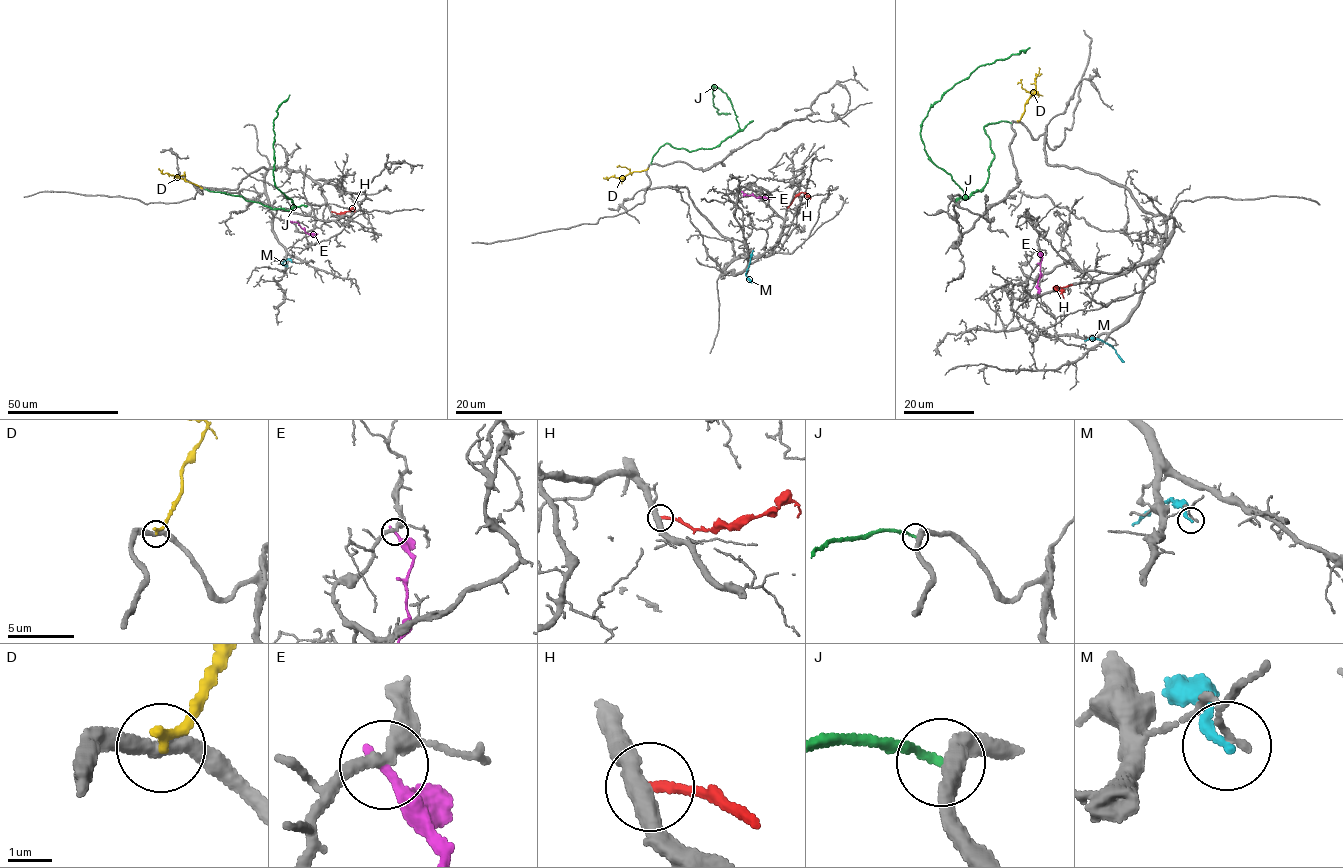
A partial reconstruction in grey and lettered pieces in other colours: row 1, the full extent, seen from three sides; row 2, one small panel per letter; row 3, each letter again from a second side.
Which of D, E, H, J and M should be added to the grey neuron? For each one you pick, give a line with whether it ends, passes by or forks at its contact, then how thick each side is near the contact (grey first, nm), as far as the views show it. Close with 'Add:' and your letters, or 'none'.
Add: none

